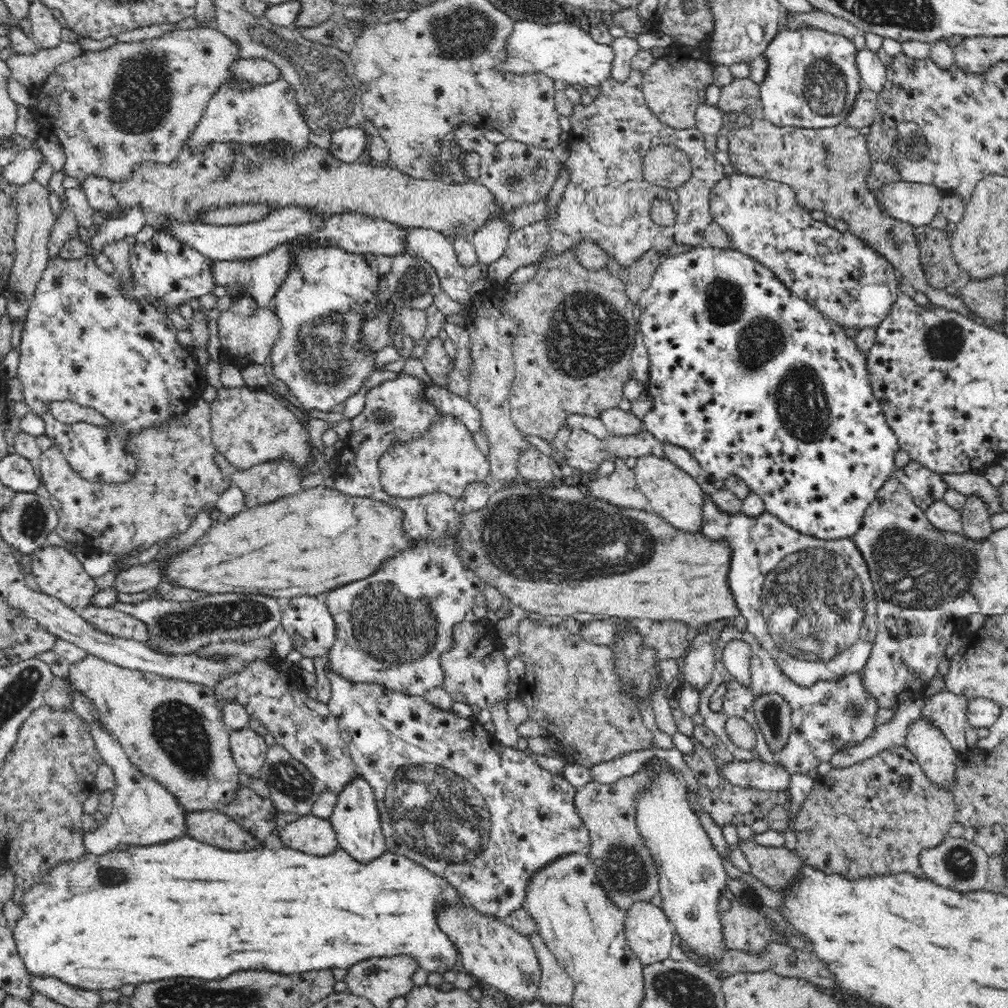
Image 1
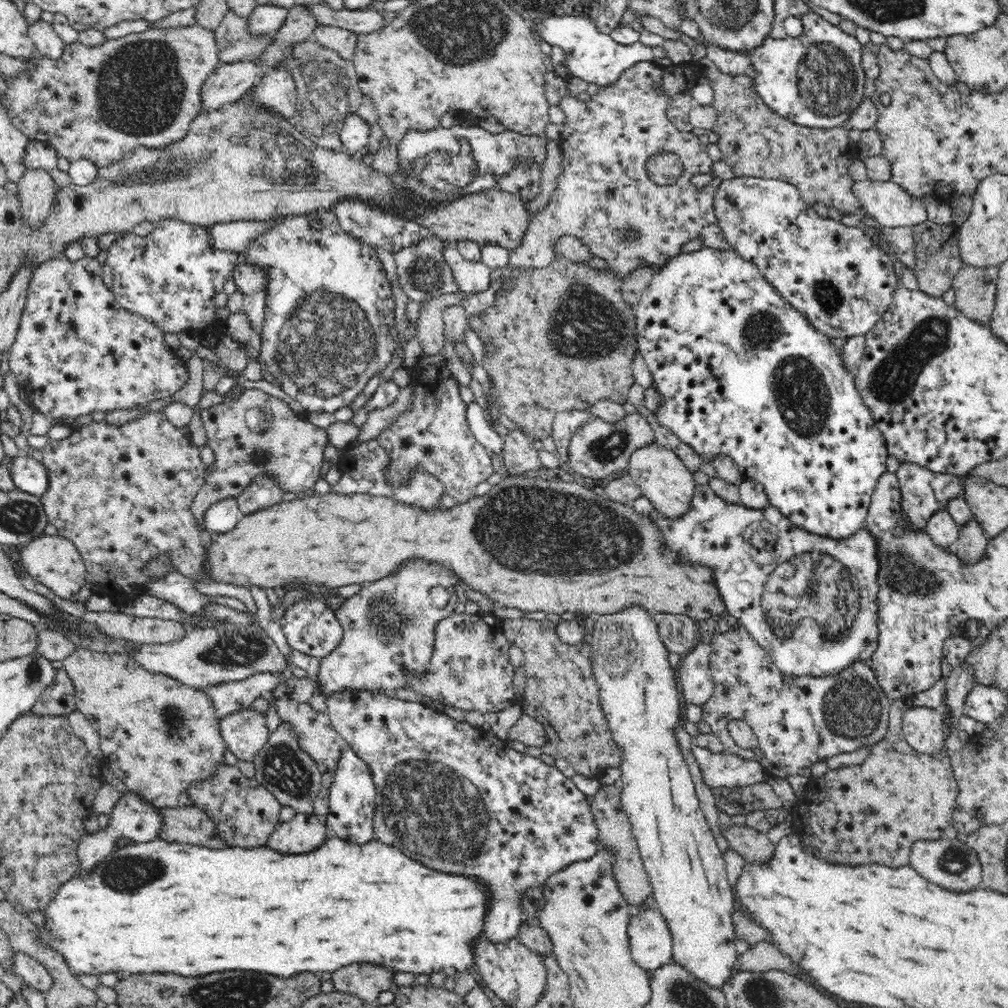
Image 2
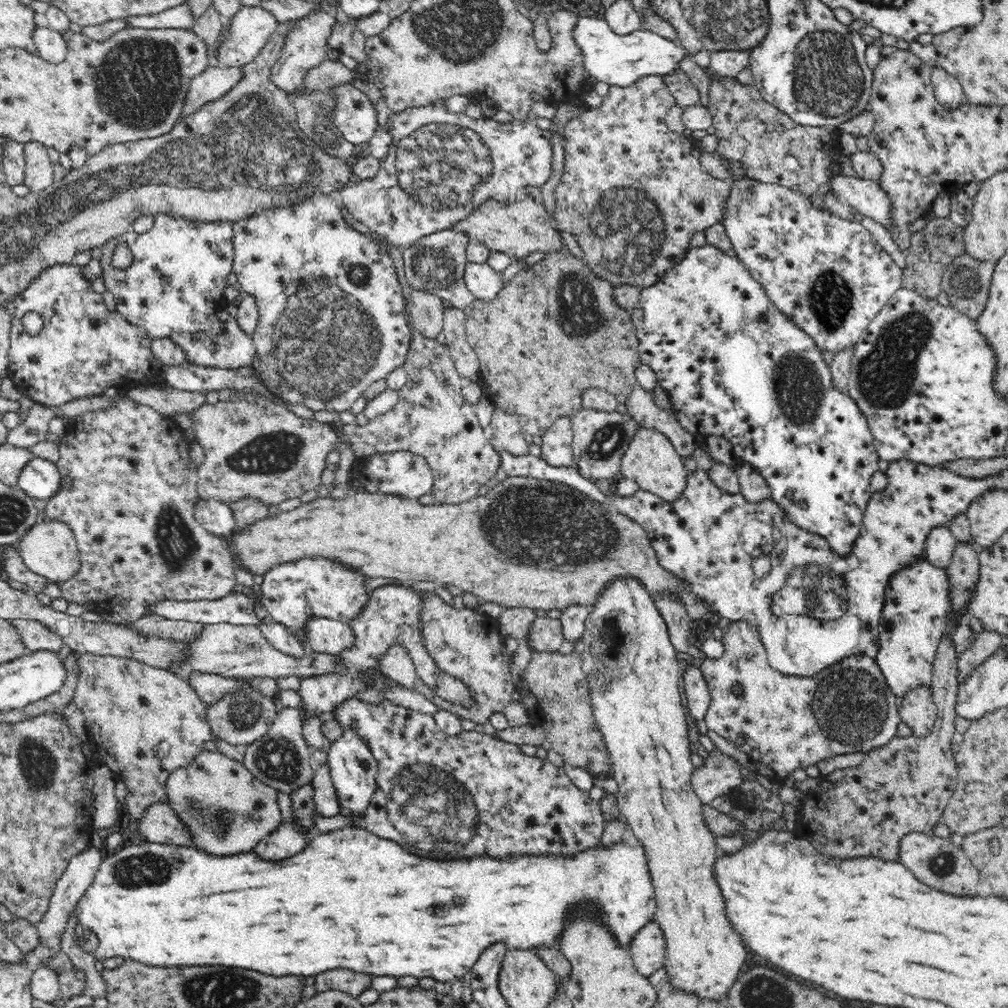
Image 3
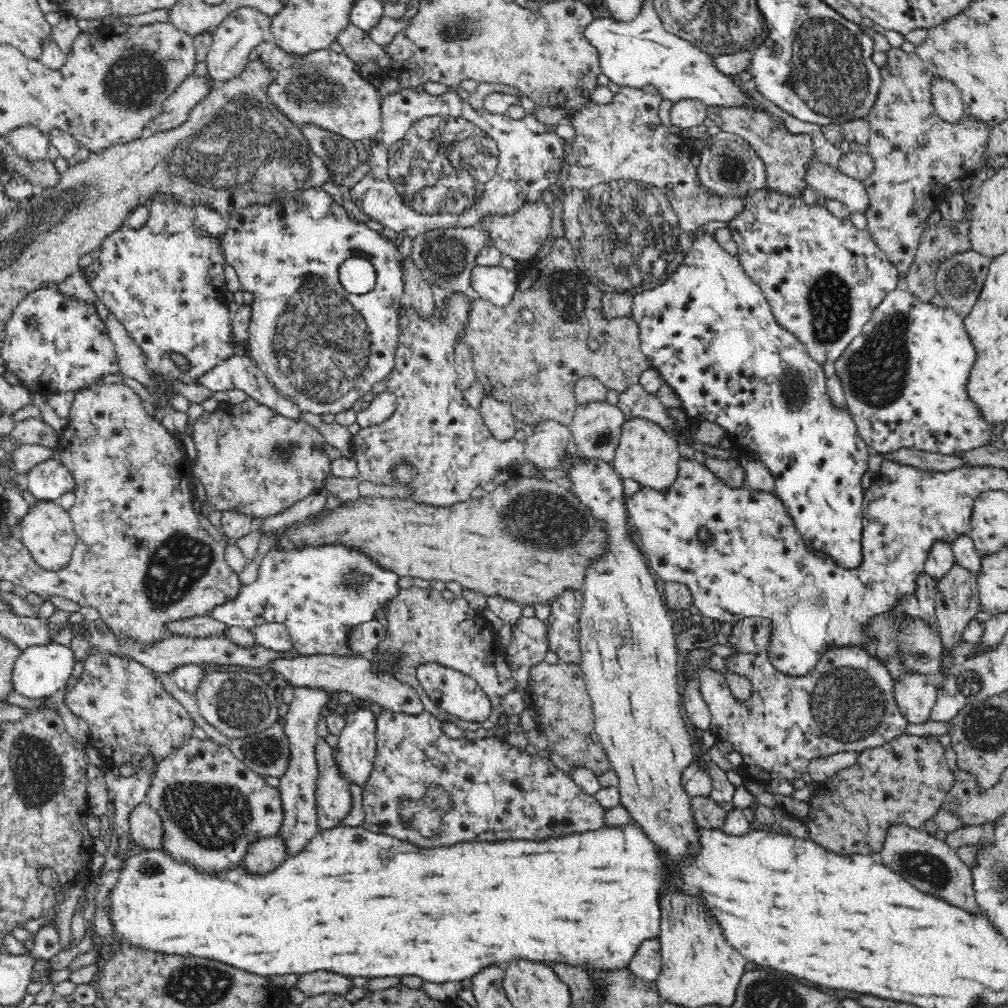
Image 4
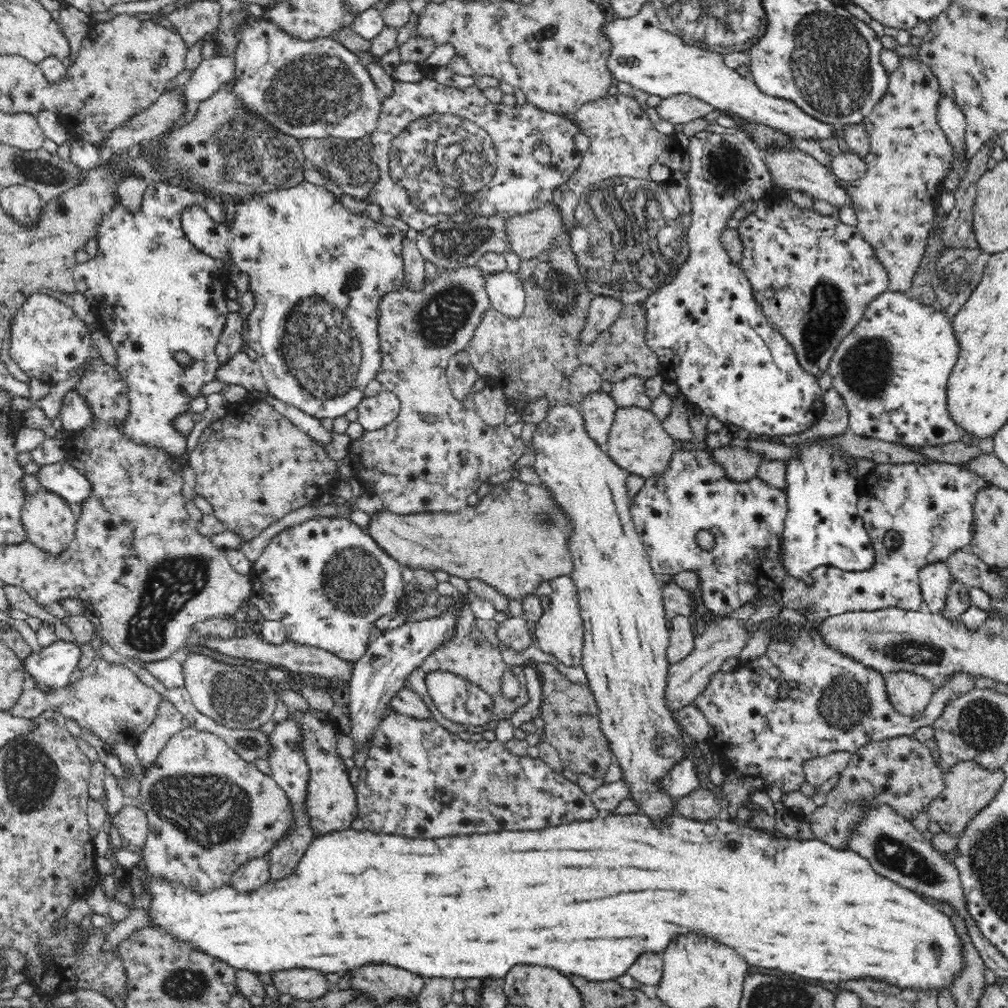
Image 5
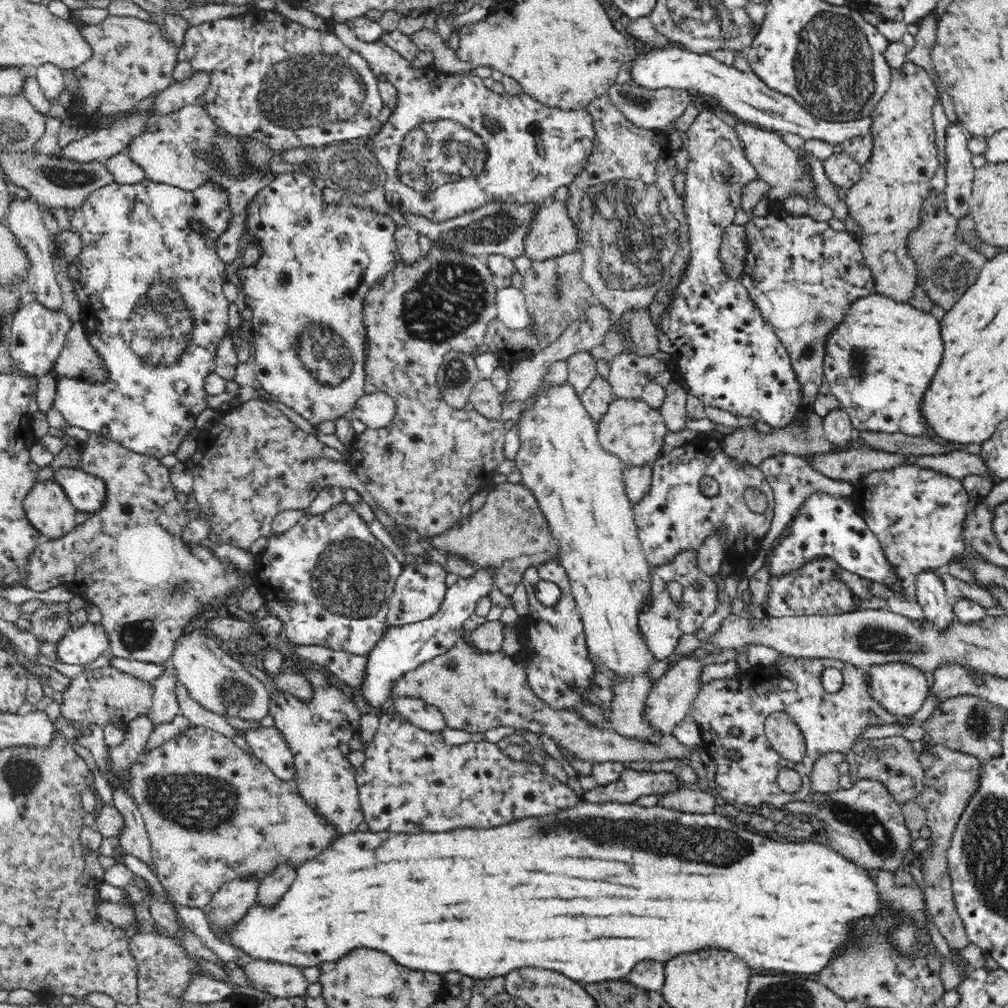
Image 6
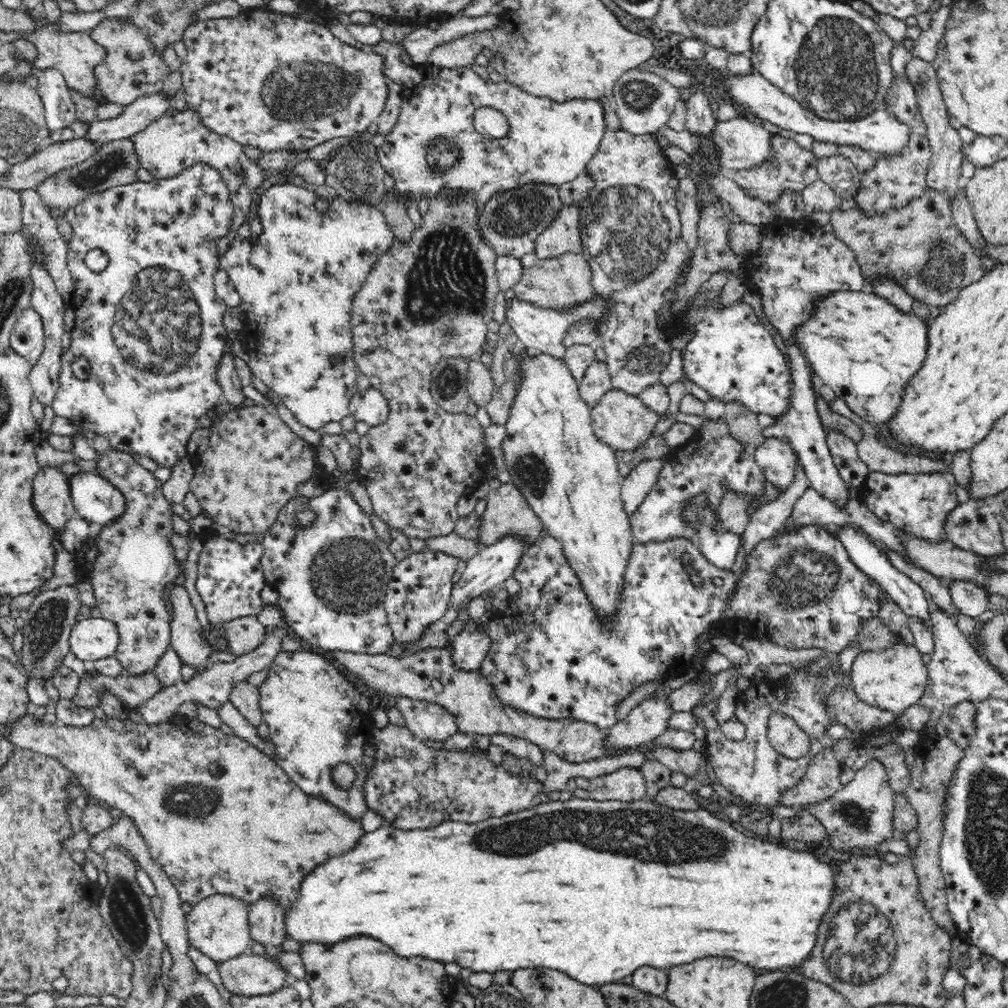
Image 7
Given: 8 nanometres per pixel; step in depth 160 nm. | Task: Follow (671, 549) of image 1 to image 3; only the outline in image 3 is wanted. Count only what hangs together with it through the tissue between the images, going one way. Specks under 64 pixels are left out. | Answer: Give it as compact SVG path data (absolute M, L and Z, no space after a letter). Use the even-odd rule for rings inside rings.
M508 476L506 480L498 482L485 495L476 496L469 501L458 504L436 502L433 505L423 505L418 500L412 500L398 495L370 493L368 491L348 492L346 496L340 499L331 496L318 497L311 495L306 497L302 504L290 511L278 511L271 516L268 515L266 518L262 518L262 520L254 520L244 530L234 531L234 534L230 536L230 544L227 545L227 548L234 568L240 567L240 569L252 573L252 576L263 576L263 574L266 574L266 571L278 566L278 564L296 562L302 558L324 558L330 559L334 563L340 563L340 565L344 565L348 569L362 572L362 575L368 579L391 578L406 583L420 580L420 582L450 584L461 588L465 592L472 592L481 602L496 602L496 604L506 609L510 607L524 607L531 608L532 610L547 611L563 611L570 605L582 605L592 609L597 598L612 581L634 577L634 579L638 579L646 587L646 591L652 595L652 598L656 598L658 595L676 595L678 601L684 605L686 612L692 620L699 619L710 611L709 606L701 598L698 598L697 594L692 594L687 589L687 584L681 578L668 572L659 563L658 555L652 548L646 531L637 522L628 518L626 512L619 512L615 508L611 508L603 502L598 502L598 500L594 500L594 498L590 498L587 494L566 484L540 480L534 477Z

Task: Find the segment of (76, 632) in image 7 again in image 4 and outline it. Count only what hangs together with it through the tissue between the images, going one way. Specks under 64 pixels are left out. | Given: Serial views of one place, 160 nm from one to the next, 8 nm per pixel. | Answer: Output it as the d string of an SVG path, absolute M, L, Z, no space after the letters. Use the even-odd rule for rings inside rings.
M53 642L32 646L22 651L21 656L16 660L12 672L13 692L17 692L28 699L52 697L67 686L74 665L75 659L71 648Z

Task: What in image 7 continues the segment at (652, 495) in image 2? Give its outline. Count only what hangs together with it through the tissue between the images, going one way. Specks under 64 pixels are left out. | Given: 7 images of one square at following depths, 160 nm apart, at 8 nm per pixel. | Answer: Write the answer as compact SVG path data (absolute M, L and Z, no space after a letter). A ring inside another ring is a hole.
M610 389L601 401L591 408L591 421L596 437L609 448L628 453L641 448L654 436L653 431L661 415L650 410L638 396L626 394L622 390Z

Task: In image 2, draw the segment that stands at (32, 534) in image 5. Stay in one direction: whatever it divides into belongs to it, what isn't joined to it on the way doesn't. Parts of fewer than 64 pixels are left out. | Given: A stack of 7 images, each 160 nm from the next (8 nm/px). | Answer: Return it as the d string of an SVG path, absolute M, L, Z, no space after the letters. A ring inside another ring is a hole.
M42 535L29 542L21 552L22 566L26 574L32 576L40 585L49 588L60 598L71 599L86 582L87 568L76 545L60 535Z

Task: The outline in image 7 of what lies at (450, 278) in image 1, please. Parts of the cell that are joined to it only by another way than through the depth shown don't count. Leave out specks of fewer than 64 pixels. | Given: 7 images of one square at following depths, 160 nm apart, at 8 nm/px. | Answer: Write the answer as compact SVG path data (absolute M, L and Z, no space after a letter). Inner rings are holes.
M594 296L588 302L588 304L582 304L578 306L576 310L568 310L568 312L559 312L558 310L547 310L546 308L539 308L530 302L520 300L514 297L512 300L508 300L508 307L506 308L506 322L510 324L512 330L514 330L516 336L519 338L519 346L522 349L532 353L544 353L550 355L550 357L556 357L560 359L563 357L562 340L566 334L566 330L570 328L570 324L574 324L580 319L589 319L597 321L600 328L603 329L605 318L605 307L607 302L600 297Z

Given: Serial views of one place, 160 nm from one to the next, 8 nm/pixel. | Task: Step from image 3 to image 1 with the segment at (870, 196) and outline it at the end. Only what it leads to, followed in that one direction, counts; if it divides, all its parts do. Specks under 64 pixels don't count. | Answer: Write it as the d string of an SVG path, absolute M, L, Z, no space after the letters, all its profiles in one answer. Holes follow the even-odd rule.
M905 181L886 184L876 192L884 213L913 227L926 226L940 211L944 192L930 184Z

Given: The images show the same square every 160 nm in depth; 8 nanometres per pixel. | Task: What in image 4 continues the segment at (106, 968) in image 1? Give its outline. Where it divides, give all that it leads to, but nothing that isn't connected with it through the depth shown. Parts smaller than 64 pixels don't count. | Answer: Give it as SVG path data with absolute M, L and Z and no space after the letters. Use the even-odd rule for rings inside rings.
M634 822L621 827L606 827L603 825L595 831L582 834L564 835L560 838L549 838L545 841L526 841L514 839L494 842L462 842L448 848L416 848L408 841L396 837L375 833L363 825L320 829L318 834L306 844L306 848L298 856L290 856L284 864L280 864L274 872L266 876L254 876L246 872L243 866L226 868L226 874L206 874L198 870L190 861L180 862L163 849L141 848L133 856L124 860L120 866L116 886L109 894L107 914L112 925L112 932L118 935L118 940L130 947L146 949L162 954L182 954L182 956L200 956L212 958L234 968L254 972L260 976L278 976L278 974L308 974L316 970L330 970L344 976L364 976L364 978L382 978L389 976L420 977L428 982L460 983L466 978L472 978L482 968L490 964L504 964L512 958L526 958L536 962L566 962L582 968L603 968L618 970L628 967L628 963L636 955L638 946L648 938L658 938L660 935L660 906L658 898L664 890L666 881L662 872L664 857L658 847L642 833L642 829Z

